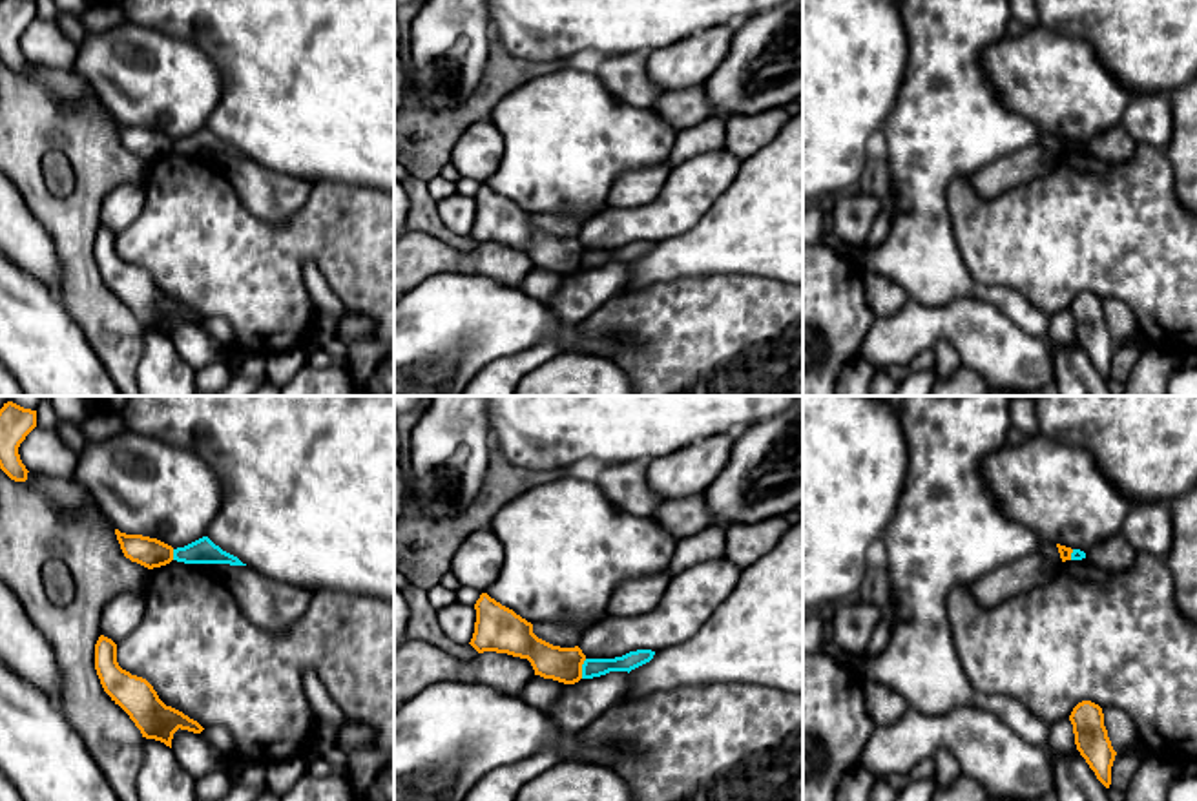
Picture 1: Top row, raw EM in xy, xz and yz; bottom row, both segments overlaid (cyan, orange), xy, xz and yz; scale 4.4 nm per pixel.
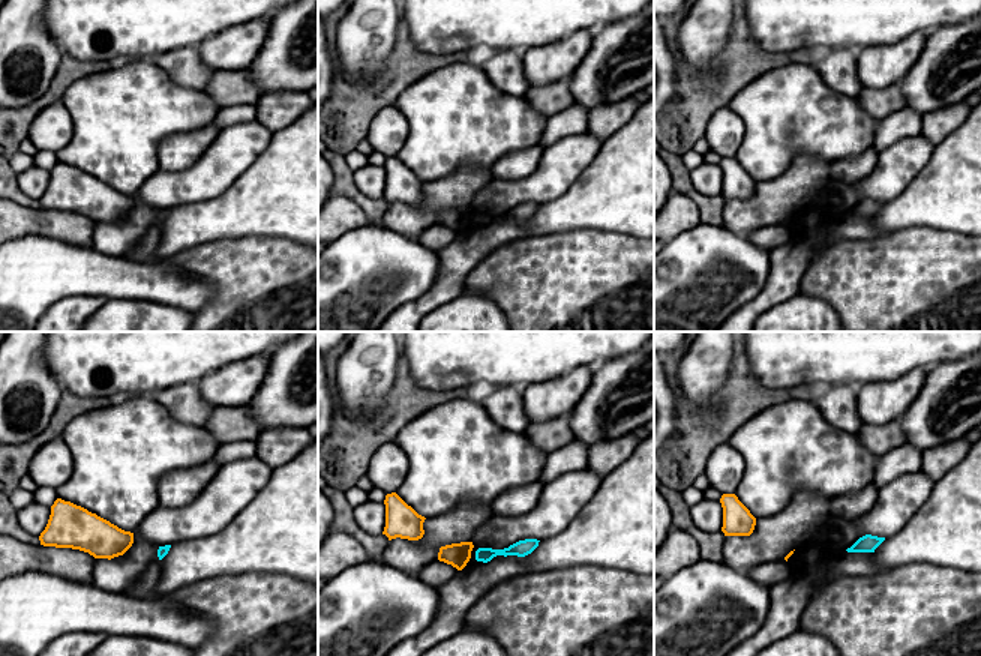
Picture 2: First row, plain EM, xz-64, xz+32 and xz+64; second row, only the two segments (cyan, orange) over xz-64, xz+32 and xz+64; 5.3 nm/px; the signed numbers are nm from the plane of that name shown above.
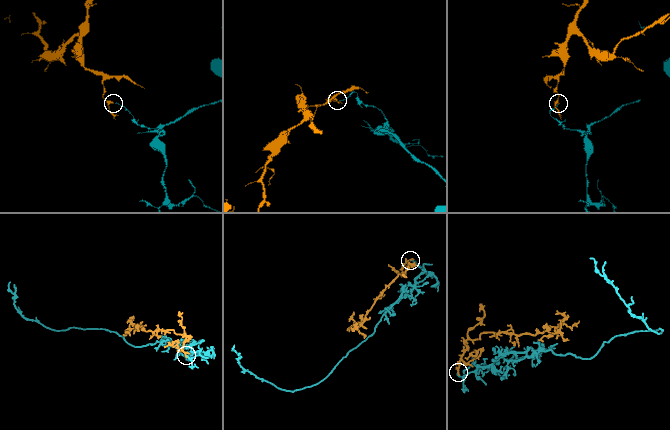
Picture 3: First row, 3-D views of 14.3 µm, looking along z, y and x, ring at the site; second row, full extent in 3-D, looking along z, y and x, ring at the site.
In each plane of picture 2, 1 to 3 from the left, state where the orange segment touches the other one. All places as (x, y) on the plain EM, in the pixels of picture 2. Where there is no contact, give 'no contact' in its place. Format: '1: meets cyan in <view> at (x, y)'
1: no contact
2: no contact
3: no contact

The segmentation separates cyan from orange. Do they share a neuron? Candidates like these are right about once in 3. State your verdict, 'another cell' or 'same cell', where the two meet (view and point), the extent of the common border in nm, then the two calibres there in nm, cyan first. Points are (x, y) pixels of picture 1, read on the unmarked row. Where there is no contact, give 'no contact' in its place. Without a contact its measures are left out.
another cell; meets cyan in xz at (582, 260); contact 90 nm long; 80 nm thick on the cyan side, 160 nm on the other

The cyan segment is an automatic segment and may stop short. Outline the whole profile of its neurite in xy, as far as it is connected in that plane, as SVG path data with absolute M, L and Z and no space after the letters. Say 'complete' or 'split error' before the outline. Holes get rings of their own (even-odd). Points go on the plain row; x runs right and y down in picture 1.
complete | M203 128L184 139L173 140L173 151L184 155L230 155L246 157L237 148L223 142L208 128Z

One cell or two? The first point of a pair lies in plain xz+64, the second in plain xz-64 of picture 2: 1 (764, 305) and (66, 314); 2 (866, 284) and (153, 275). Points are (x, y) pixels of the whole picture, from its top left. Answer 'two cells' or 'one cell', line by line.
1: one cell
2: two cells

